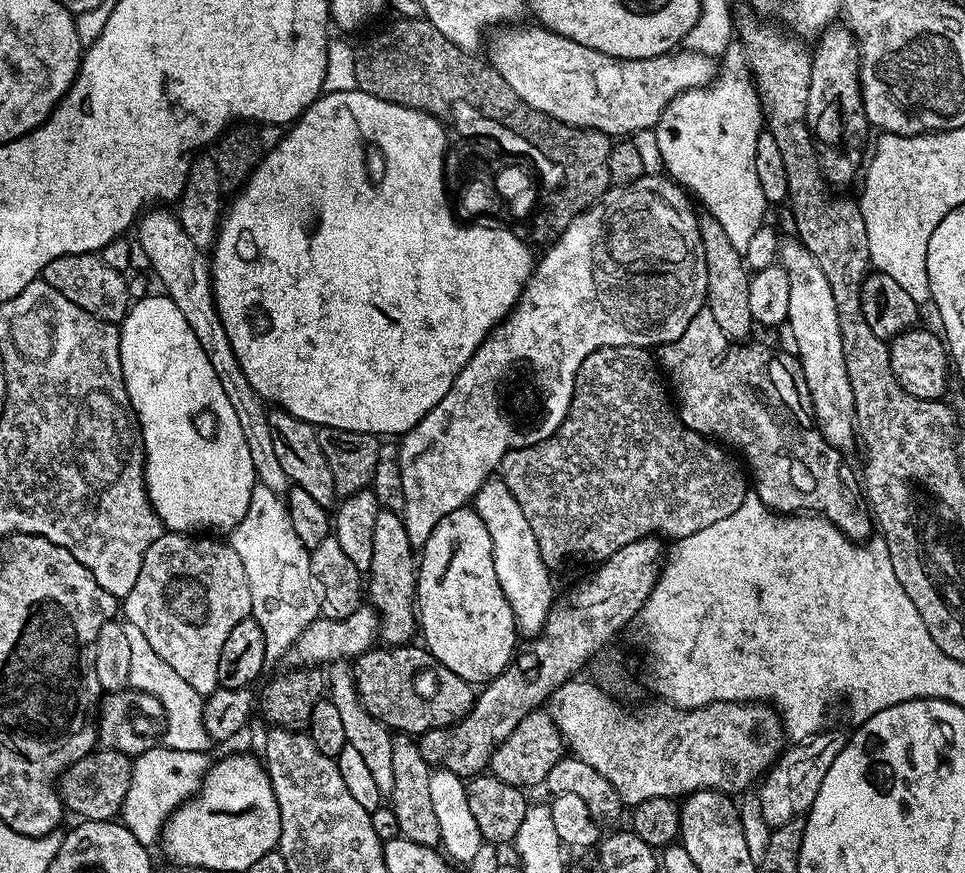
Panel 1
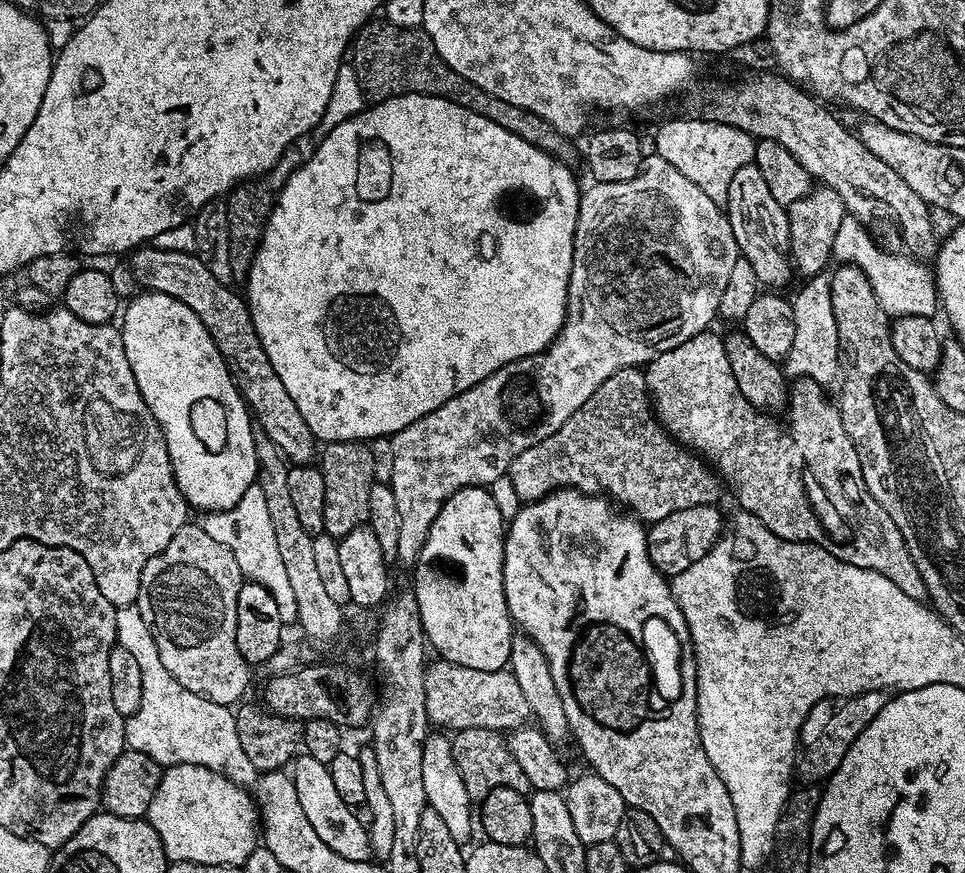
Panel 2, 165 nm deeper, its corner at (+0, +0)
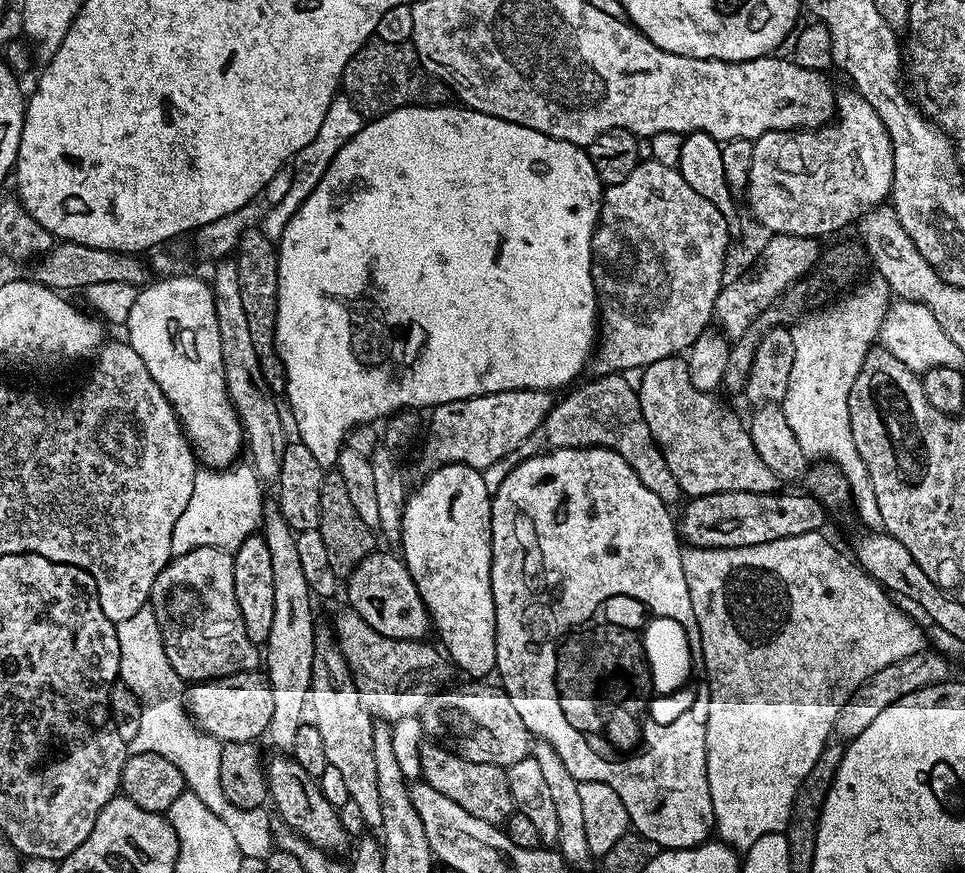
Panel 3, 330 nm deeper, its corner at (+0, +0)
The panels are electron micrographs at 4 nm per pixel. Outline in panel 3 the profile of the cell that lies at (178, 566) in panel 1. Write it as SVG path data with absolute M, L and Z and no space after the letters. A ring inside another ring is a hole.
M195 548L169 560L158 578L154 578L150 607L164 639L166 658L170 658L170 666L174 666L185 682L217 680L239 672L255 672L261 667L261 649L246 634L246 626L242 626L242 614L238 610L238 598L234 598L232 558L233 553L222 548Z

